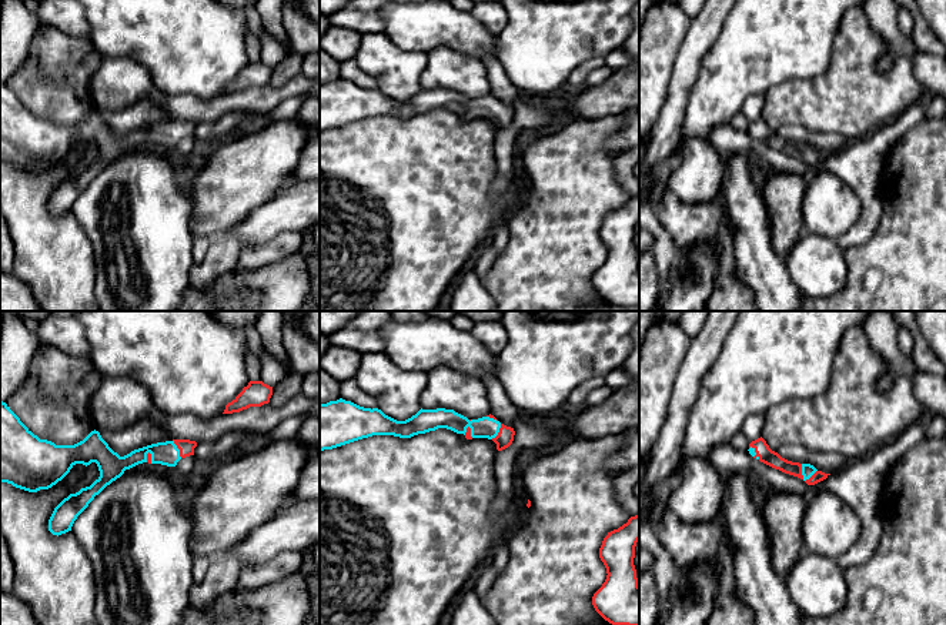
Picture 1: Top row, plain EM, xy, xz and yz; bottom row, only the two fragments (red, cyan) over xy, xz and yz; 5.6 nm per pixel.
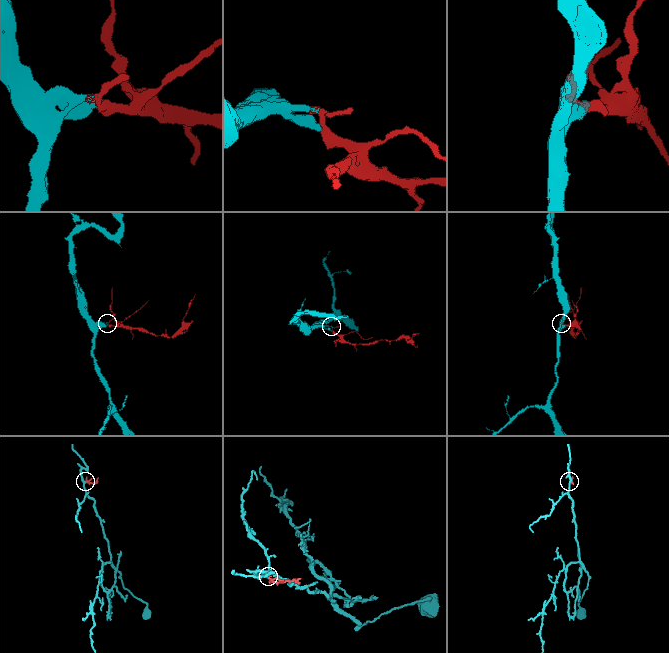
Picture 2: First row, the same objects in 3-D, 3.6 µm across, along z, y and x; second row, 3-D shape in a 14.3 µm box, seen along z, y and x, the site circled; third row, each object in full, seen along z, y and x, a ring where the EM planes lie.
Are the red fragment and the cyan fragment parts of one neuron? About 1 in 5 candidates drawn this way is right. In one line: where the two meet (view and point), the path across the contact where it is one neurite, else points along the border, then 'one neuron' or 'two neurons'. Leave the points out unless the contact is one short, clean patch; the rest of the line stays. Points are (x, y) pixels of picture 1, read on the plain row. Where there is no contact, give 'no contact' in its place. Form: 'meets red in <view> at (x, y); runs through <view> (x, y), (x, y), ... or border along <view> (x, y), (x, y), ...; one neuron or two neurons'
meets red in yz at (802, 159); runs through yz (766, 136), (794, 149), (802, 159), (808, 150); one neuron

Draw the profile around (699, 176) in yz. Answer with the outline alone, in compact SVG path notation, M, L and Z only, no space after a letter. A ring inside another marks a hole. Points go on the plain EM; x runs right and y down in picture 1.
M709 138L679 141L681 161L669 176L666 188L686 204L713 201L722 193L725 160Z

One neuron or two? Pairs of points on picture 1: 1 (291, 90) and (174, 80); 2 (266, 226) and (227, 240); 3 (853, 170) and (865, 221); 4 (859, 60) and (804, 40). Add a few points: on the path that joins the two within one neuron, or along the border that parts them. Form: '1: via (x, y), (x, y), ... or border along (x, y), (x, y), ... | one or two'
1: border along (189, 94), (203, 100), (213, 100), (223, 94) | two
2: border along (233, 230), (241, 246) | two
3: via (863, 183), (868, 193), (868, 209) | one
4: border along (841, 17), (829, 66), (812, 77) | two

